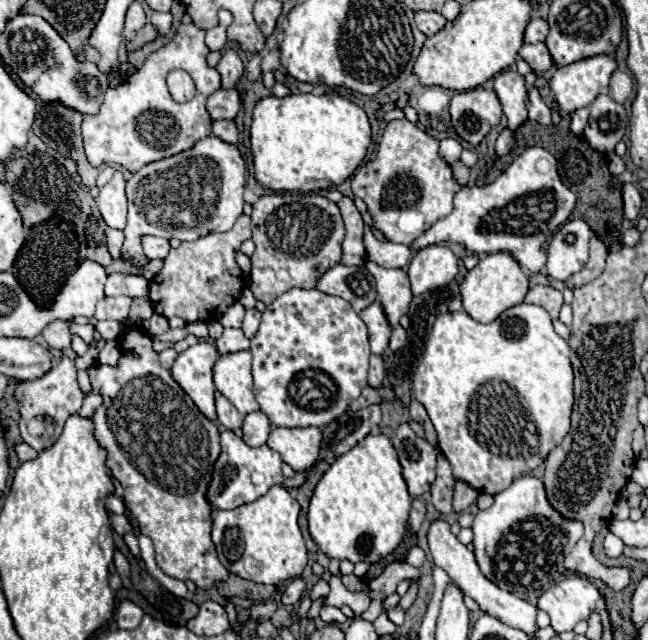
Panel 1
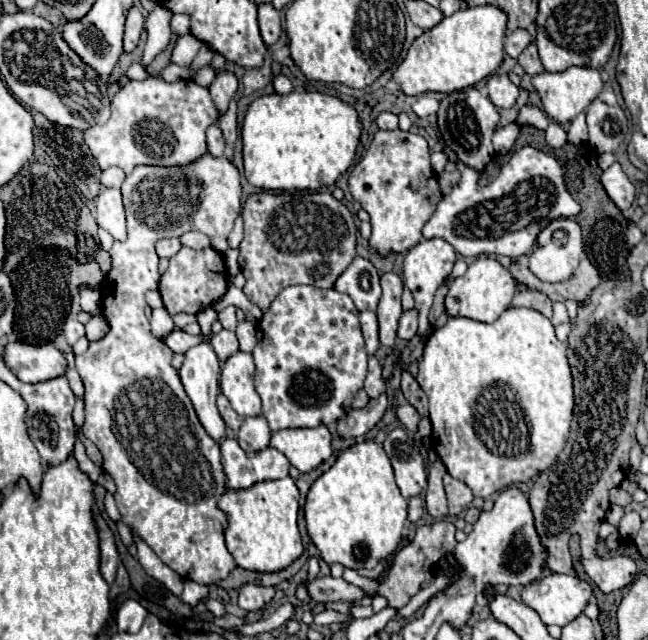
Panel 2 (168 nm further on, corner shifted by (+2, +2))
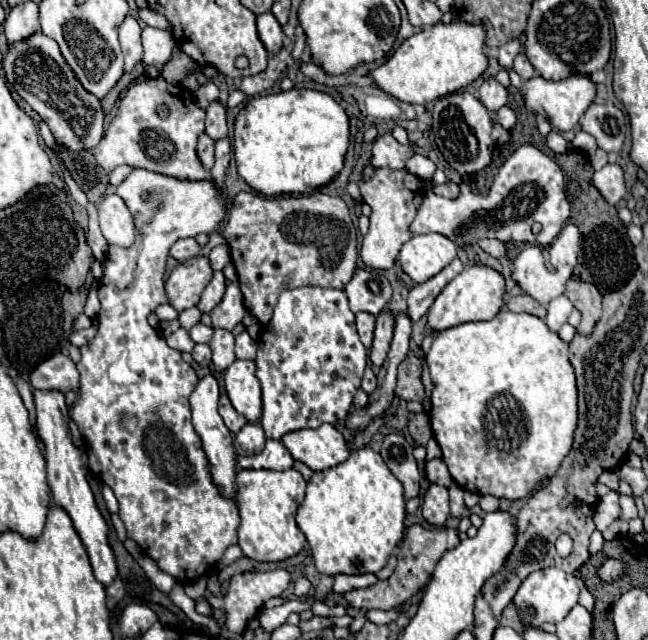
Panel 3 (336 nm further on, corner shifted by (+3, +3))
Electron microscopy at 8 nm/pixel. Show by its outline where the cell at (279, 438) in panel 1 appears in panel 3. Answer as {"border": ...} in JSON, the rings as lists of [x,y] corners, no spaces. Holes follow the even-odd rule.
{"border":[[[323,424],[315,430],[287,432],[281,442],[295,460],[307,464],[313,472],[329,470],[349,456],[341,432],[331,424]]]}

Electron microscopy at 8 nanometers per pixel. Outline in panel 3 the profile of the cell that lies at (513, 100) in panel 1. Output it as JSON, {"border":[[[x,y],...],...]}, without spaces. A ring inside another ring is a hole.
{"border":[[[495,78],[485,80],[481,84],[479,92],[481,92],[481,102],[491,112],[497,112],[499,108],[503,108],[507,104],[507,100],[509,100],[509,90],[505,86],[501,86]]]}

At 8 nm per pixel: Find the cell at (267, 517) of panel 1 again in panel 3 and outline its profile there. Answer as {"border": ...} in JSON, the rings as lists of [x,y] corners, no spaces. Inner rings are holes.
{"border":[[[239,470],[235,476],[239,508],[239,548],[243,556],[257,562],[281,562],[301,552],[305,534],[299,530],[293,514],[305,498],[305,480],[297,470]]]}

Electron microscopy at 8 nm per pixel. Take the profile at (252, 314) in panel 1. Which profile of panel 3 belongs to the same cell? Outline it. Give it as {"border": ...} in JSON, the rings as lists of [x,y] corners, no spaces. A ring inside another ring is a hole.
{"border":[[[243,330],[243,332],[235,338],[235,354],[237,354],[237,358],[255,360],[255,350],[257,350],[255,340],[247,334],[247,330]]]}

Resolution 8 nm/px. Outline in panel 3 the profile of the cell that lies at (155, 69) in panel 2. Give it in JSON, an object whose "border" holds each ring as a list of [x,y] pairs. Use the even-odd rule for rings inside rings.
{"border":[[[175,48],[171,60],[163,66],[163,78],[171,84],[179,84],[179,82],[183,82],[187,72],[195,70],[195,68],[197,68],[197,64],[181,48]]]}

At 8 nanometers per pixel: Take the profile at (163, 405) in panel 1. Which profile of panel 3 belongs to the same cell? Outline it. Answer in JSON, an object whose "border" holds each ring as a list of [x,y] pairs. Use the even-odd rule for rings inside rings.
{"border":[[[135,168],[119,186],[117,186],[117,194],[123,198],[123,202],[127,204],[129,212],[133,214],[133,222],[135,222],[135,242],[133,246],[129,248],[121,248],[121,246],[109,246],[109,252],[107,252],[107,260],[105,260],[105,270],[103,270],[103,278],[99,280],[99,300],[101,300],[101,312],[99,312],[99,330],[97,330],[97,336],[81,346],[81,362],[77,362],[77,370],[81,374],[81,380],[79,380],[79,402],[77,406],[73,406],[73,410],[69,412],[69,416],[77,422],[79,426],[79,432],[83,434],[85,442],[87,442],[87,454],[89,454],[89,468],[115,492],[117,496],[117,502],[119,502],[119,518],[123,520],[125,528],[127,528],[127,536],[131,540],[135,540],[145,554],[149,554],[157,564],[159,568],[163,568],[167,574],[179,578],[179,582],[187,582],[187,580],[195,580],[195,578],[201,578],[205,576],[213,566],[215,562],[221,560],[221,556],[225,554],[225,550],[233,544],[237,544],[237,526],[239,526],[239,512],[237,512],[237,506],[231,498],[225,498],[221,496],[221,490],[219,486],[213,482],[211,478],[211,464],[207,460],[207,454],[203,452],[203,446],[201,446],[201,438],[197,436],[197,432],[193,430],[193,424],[191,424],[191,410],[189,410],[189,394],[195,386],[195,382],[199,380],[195,370],[191,368],[191,364],[187,364],[183,358],[181,358],[181,352],[177,350],[171,350],[165,340],[159,336],[159,332],[149,326],[147,322],[147,316],[149,312],[153,312],[155,304],[161,304],[161,302],[167,302],[165,298],[165,290],[163,290],[163,276],[165,276],[165,260],[169,256],[169,248],[175,240],[179,238],[187,238],[187,236],[197,236],[197,234],[215,234],[219,224],[225,220],[225,214],[227,214],[227,196],[221,188],[217,188],[217,184],[207,178],[207,180],[179,180],[179,178],[173,178],[173,176],[165,176],[165,174],[159,174],[159,172],[151,172],[151,170],[143,170],[143,168]],[[125,356],[125,376],[117,376],[111,378],[111,366],[115,362],[119,362],[119,358]],[[127,418],[137,418],[137,426],[135,430],[127,430],[125,428],[125,420]]]}

